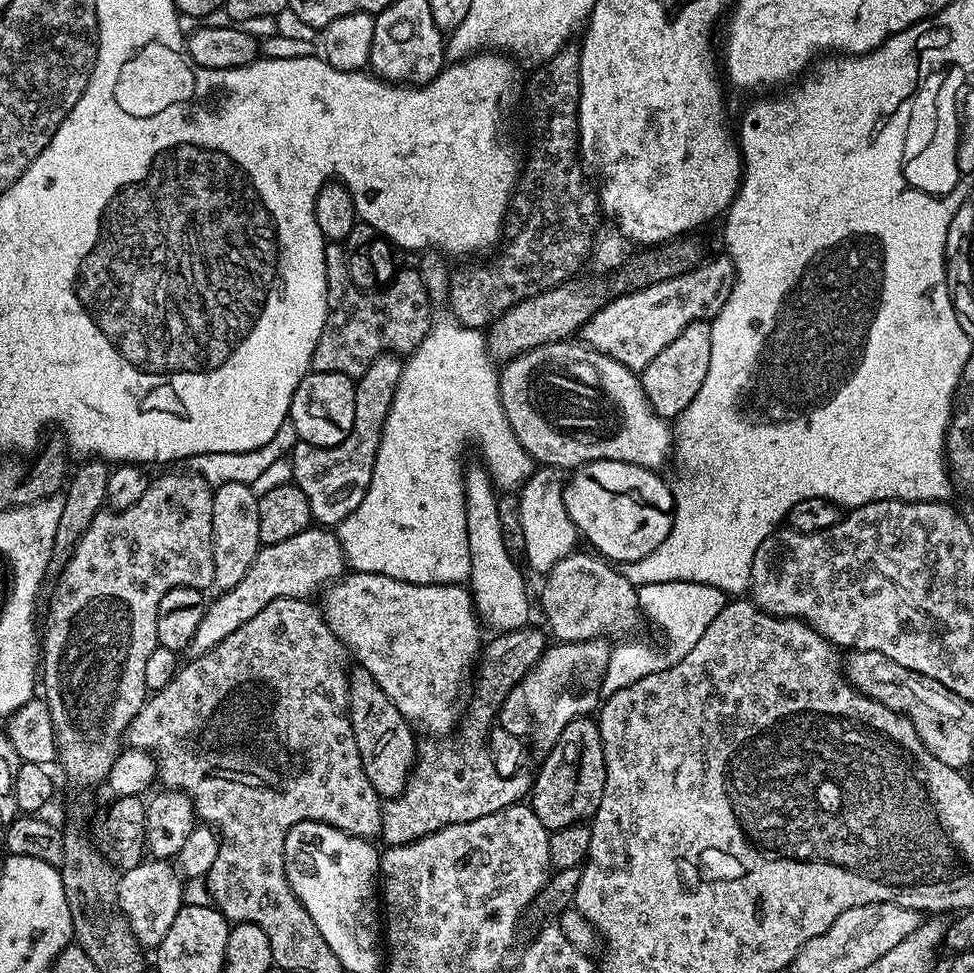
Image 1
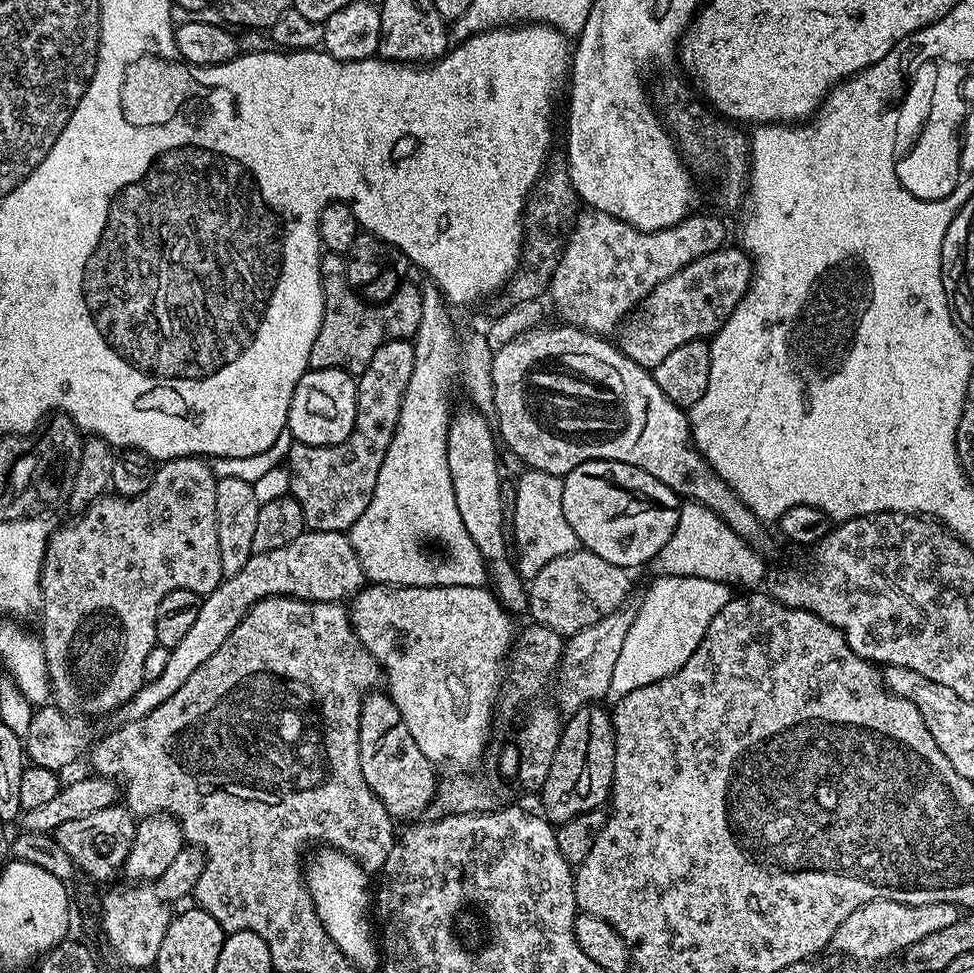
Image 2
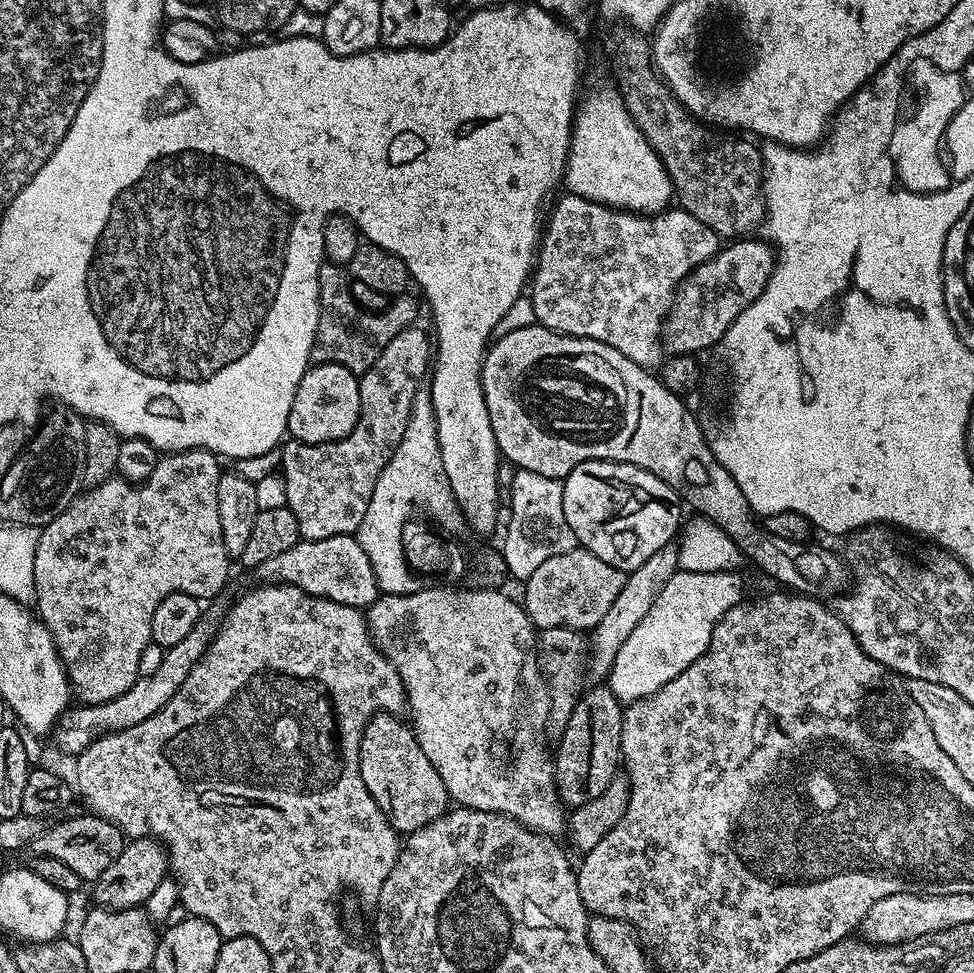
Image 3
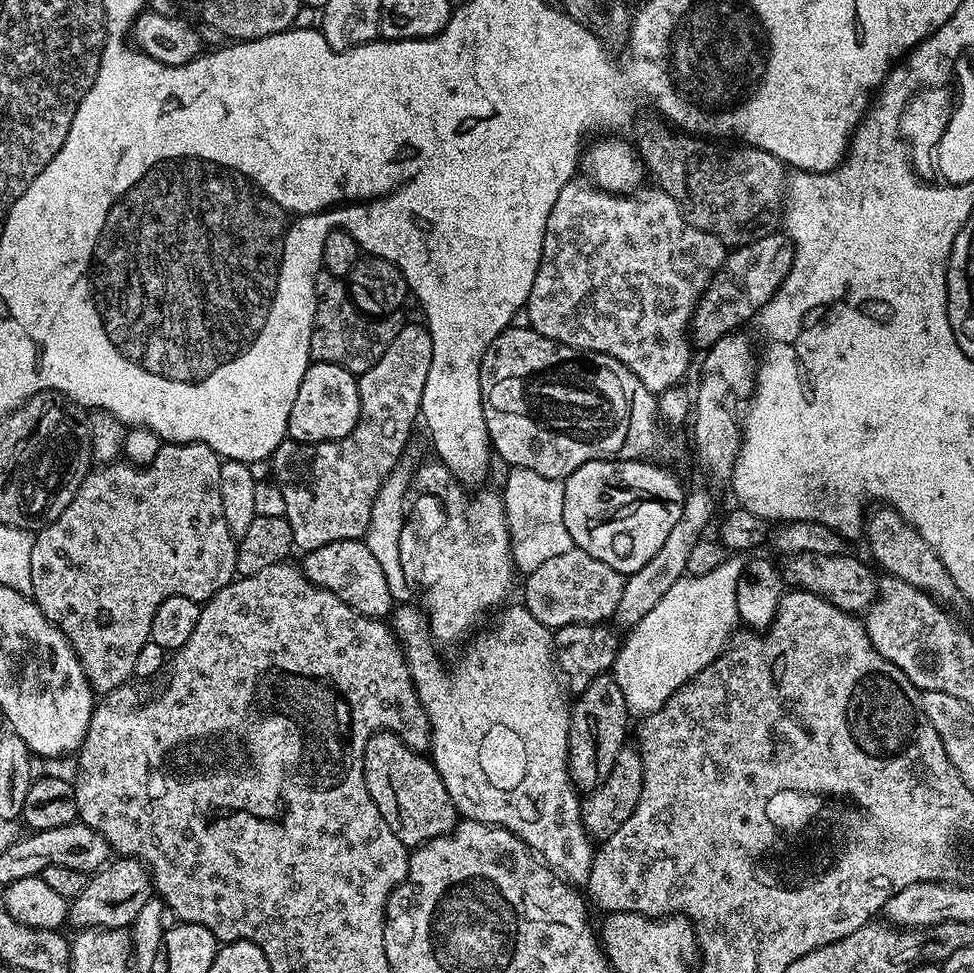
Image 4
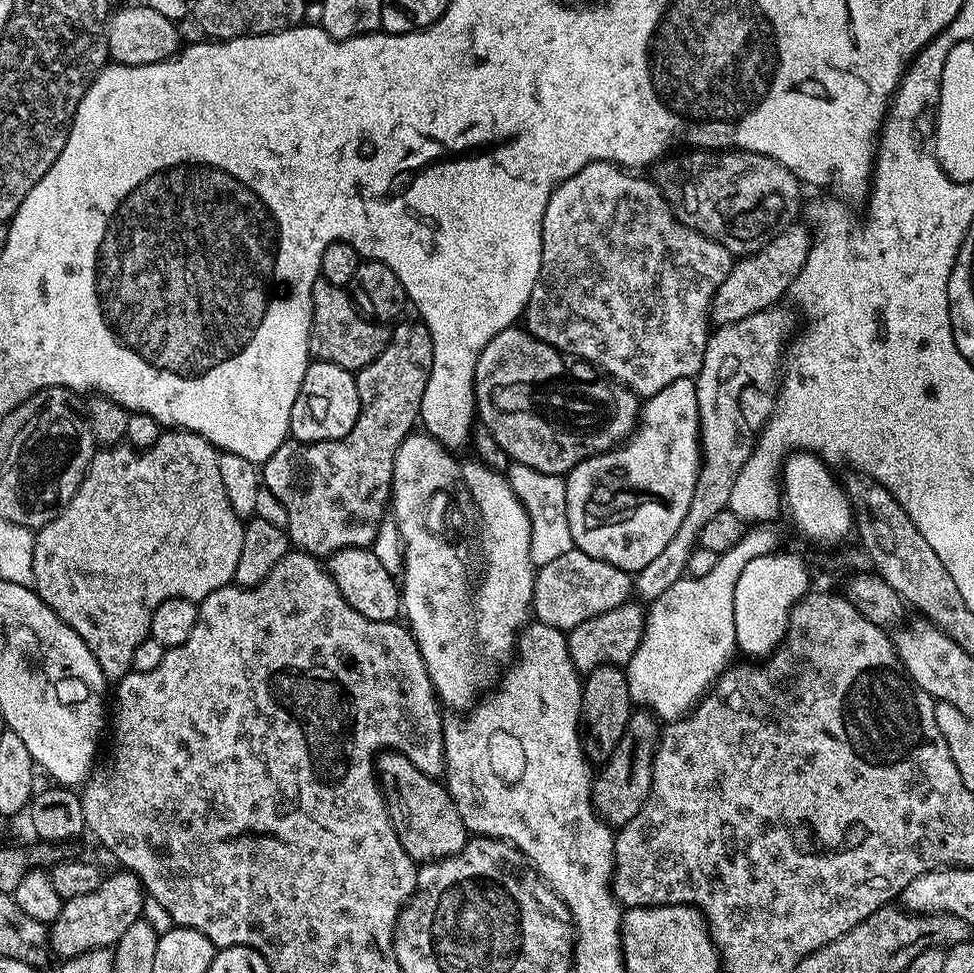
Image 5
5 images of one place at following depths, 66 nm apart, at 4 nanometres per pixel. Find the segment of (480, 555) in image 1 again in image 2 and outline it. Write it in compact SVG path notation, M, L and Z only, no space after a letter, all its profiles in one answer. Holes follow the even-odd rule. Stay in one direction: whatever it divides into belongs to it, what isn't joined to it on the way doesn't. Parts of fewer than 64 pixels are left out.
M467 406L461 412L453 411L448 421L448 441L446 442L446 462L450 466L450 482L454 486L454 502L458 502L458 514L462 514L462 522L466 525L466 534L470 534L470 538L474 538L474 546L478 546L478 550L482 554L485 565L490 577L491 587L494 589L496 596L499 598L500 603L513 614L527 613L528 611L528 593L526 591L525 581L522 579L519 572L516 570L516 565L510 559L510 548L508 556L508 548L504 545L504 532L506 536L506 504L504 508L504 500L500 497L500 464L496 461L496 444L498 448L498 440L494 435L493 425L490 423L489 417L485 413L477 410L475 407Z

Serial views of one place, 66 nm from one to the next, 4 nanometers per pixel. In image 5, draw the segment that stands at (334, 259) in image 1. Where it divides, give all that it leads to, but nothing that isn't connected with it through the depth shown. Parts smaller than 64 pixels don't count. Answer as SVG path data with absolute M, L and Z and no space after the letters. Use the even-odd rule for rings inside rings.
M323 278L312 287L312 325L308 335L308 355L313 361L330 362L349 370L366 367L382 350L386 350L390 332L383 323L369 320L352 302L345 289L326 282Z

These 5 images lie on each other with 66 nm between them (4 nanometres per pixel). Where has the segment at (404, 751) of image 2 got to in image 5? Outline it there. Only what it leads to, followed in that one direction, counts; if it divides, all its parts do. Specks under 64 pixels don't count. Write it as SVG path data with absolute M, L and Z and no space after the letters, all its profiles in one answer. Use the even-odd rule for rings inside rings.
M395 750L379 753L374 763L380 788L384 791L384 801L388 807L388 817L392 820L392 828L398 834L398 842L402 842L402 850L406 850L412 860L444 860L447 856L458 854L468 845L468 827L462 822L458 806L454 806L452 796L441 781L439 784L438 781L431 780L420 769L423 767L417 761Z

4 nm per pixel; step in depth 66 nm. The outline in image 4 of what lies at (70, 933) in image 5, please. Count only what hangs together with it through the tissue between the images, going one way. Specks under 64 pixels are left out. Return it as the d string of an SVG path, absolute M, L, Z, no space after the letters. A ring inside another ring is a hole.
M116 858L104 865L95 874L88 876L88 884L82 890L82 894L71 897L70 920L77 925L77 929L86 928L123 928L127 929L138 916L139 910L146 905L148 899L154 896L154 885L151 875L141 861L135 858Z

